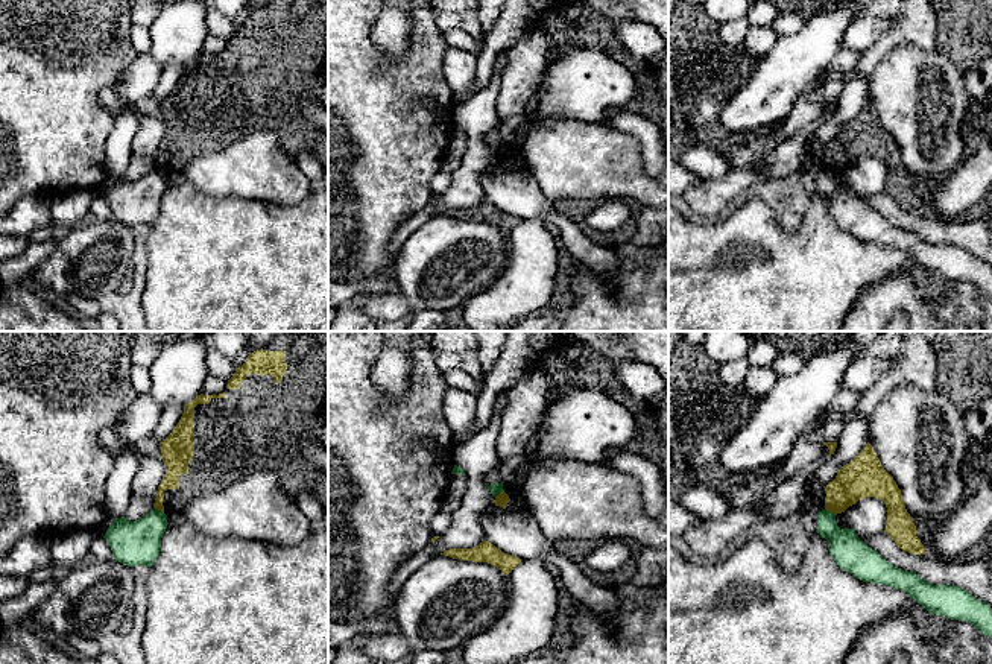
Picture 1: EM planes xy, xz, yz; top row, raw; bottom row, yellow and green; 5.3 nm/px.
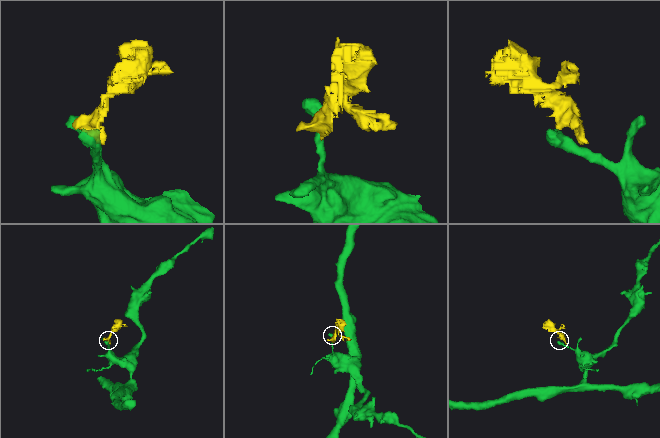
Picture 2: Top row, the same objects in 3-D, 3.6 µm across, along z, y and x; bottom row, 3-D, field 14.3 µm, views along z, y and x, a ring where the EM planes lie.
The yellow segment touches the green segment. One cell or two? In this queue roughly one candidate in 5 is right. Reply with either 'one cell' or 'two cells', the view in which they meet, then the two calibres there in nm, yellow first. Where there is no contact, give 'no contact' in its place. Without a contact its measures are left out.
two cells | xy | 110/240 nm

